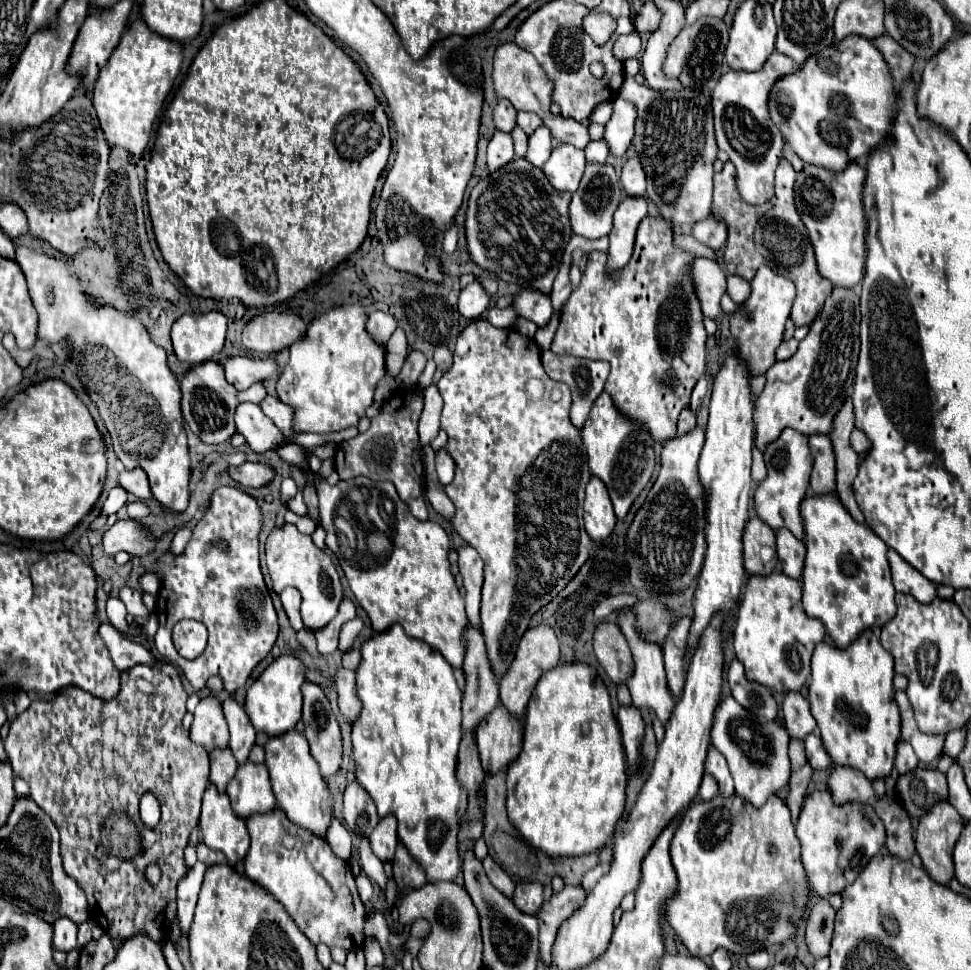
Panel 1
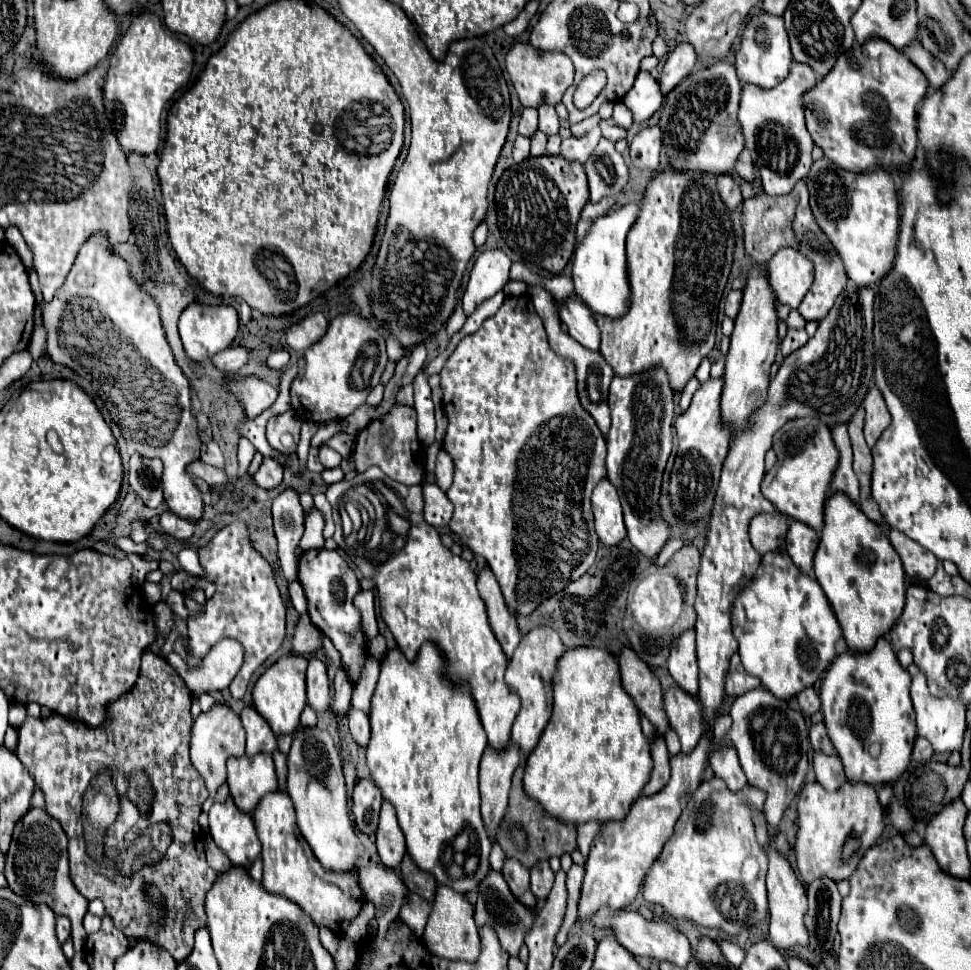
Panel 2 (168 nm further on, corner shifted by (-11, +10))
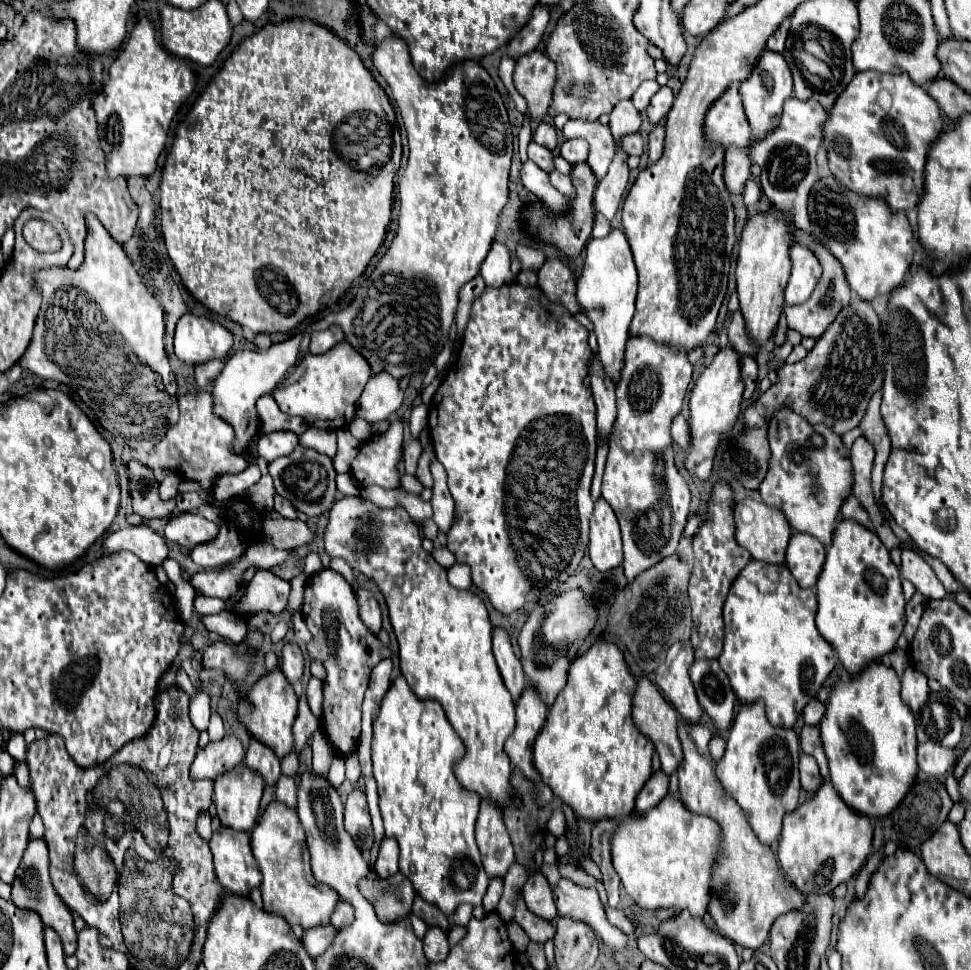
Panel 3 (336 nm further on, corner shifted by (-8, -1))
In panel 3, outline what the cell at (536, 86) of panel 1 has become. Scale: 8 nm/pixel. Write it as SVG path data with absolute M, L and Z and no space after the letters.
M542 50L520 56L514 70L514 86L526 98L530 118L534 122L542 122L552 106L556 64Z

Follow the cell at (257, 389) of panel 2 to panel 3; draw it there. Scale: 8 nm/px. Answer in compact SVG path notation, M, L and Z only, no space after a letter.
M262 396L258 402L256 402L256 412L258 412L258 418L260 418L260 424L262 424L262 430L264 432L278 432L278 430L290 430L290 432L296 432L296 434L302 434L308 424L304 424L304 420L300 420L298 416L288 416L284 414L276 400L272 396Z

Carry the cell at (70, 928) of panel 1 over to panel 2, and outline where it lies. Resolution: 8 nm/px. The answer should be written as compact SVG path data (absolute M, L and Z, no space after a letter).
M57 917L57 923L55 923L55 933L57 933L57 939L59 943L67 941L69 935L71 935L71 923L67 917Z

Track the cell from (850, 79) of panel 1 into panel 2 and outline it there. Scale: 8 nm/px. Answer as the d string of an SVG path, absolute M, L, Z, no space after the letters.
M867 41L863 47L851 49L851 55L839 57L829 75L805 93L805 119L815 145L823 149L827 159L851 173L865 173L873 167L909 167L917 153L917 107L927 95L927 77L887 41Z

